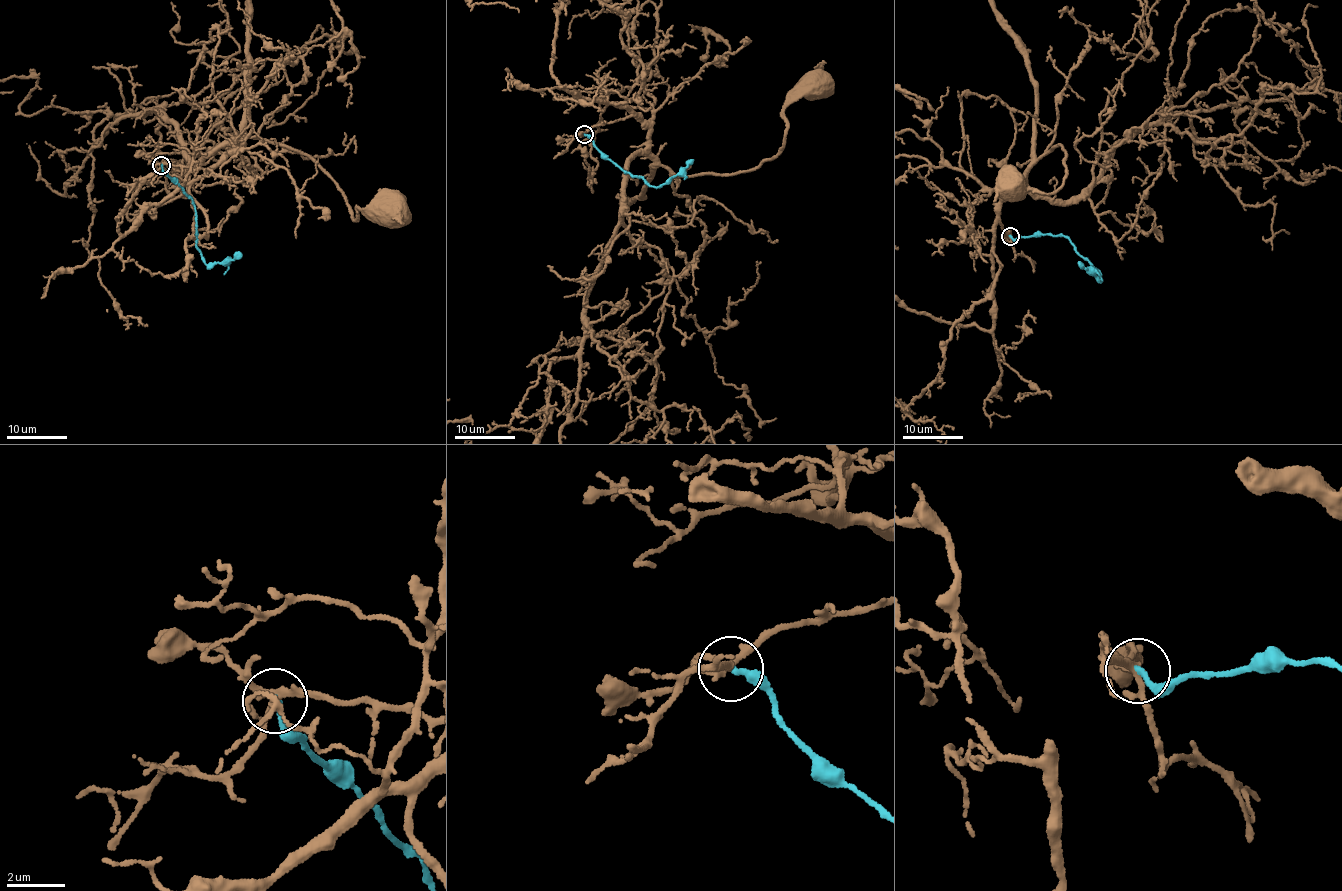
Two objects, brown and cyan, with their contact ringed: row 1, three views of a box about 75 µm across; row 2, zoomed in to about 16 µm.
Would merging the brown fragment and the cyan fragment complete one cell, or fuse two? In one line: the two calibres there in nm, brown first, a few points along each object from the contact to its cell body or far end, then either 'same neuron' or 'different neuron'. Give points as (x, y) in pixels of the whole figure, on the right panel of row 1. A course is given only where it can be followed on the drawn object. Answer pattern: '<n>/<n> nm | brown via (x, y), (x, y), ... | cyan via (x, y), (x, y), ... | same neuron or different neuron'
200/200 nm | brown via (1010, 236), (998, 214), (1001, 198), (1059, 143), (1067, 156), (1063, 183), (1049, 194), (1007, 185) | cyan via (1010, 236), (1014, 239), (1041, 233), (1058, 234), (1070, 239), (1074, 250), (1101, 278), (1078, 262) | different neuron

